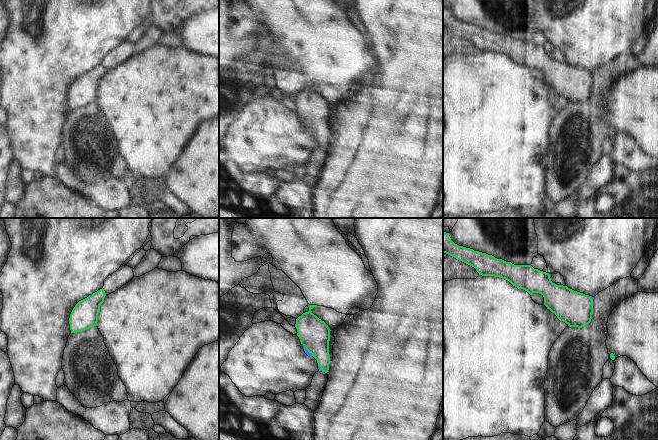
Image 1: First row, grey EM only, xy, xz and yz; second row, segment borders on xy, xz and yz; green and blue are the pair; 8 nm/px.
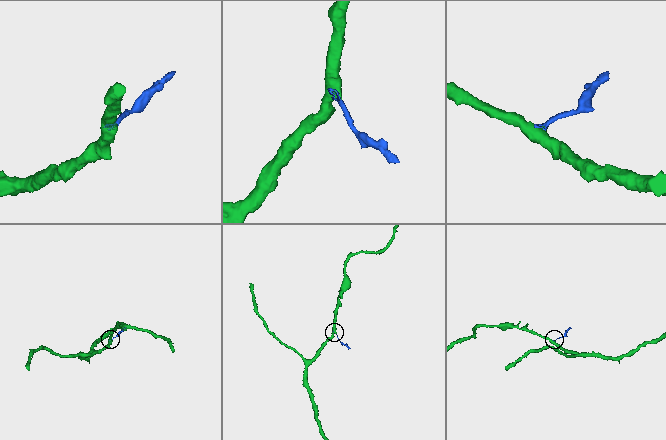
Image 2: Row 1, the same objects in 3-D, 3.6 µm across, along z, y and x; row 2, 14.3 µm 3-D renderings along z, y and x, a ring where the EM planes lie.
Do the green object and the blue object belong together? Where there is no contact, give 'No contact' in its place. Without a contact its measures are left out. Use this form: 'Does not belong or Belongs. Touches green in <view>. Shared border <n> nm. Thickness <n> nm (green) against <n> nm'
Belongs. Touches green in xz. Shared border 120 nm. Thickness 260 nm (green) against 30 nm.

